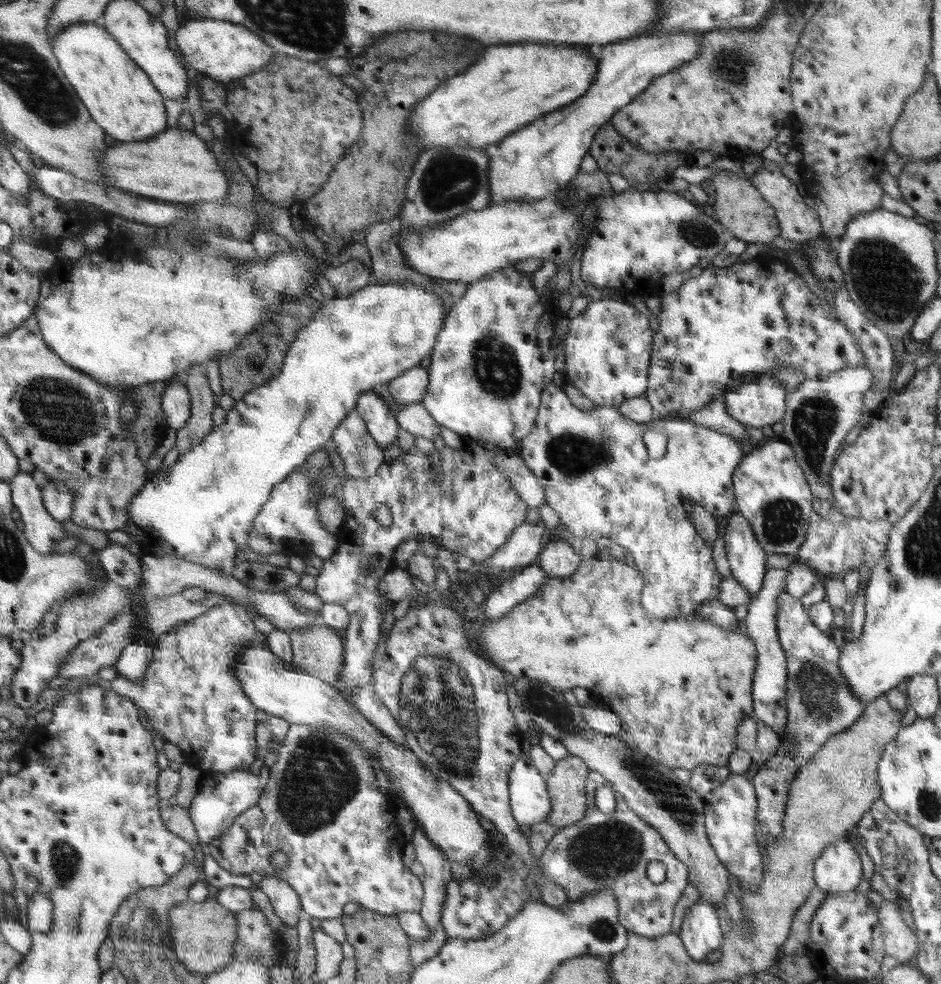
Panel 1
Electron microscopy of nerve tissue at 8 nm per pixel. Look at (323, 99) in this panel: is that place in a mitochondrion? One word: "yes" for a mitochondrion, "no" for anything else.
yes

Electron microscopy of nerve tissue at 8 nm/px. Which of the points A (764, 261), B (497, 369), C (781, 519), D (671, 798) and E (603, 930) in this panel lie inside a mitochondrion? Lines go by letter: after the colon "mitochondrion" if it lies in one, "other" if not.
A: other
B: mitochondrion
C: mitochondrion
D: mitochondrion
E: mitochondrion

